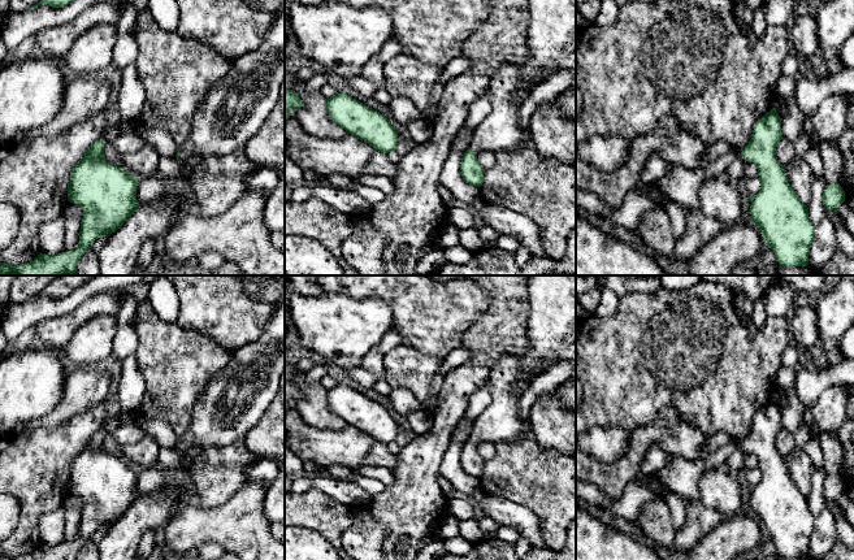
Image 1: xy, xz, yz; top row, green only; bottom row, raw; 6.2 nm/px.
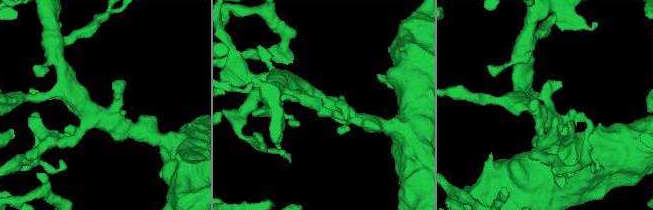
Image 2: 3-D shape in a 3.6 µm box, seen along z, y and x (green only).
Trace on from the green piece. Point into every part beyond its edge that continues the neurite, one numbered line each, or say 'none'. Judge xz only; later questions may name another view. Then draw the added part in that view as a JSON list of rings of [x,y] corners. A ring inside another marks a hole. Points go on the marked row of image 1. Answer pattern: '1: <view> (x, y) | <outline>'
1: xz (499, 130) | [[[504,64],[490,78],[486,91],[490,96],[491,110],[473,130],[468,149],[515,152],[530,139],[528,129],[519,125],[519,109],[521,103],[515,97],[519,86],[526,81],[520,66]]]

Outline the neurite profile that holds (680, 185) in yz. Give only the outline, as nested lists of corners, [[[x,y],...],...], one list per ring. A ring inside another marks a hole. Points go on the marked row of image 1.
[[[733,151],[719,156],[706,168],[686,169],[668,164],[667,173],[656,181],[668,201],[677,203],[686,210],[701,209],[699,188],[711,178],[724,178],[727,168],[736,159]]]

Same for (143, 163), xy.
[[[146,144],[133,153],[121,153],[121,161],[136,178],[157,174],[159,153],[151,144]]]

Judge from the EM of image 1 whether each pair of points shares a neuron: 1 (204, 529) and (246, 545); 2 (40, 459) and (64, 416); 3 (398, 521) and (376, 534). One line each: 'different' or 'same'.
1: same
2: different
3: different

